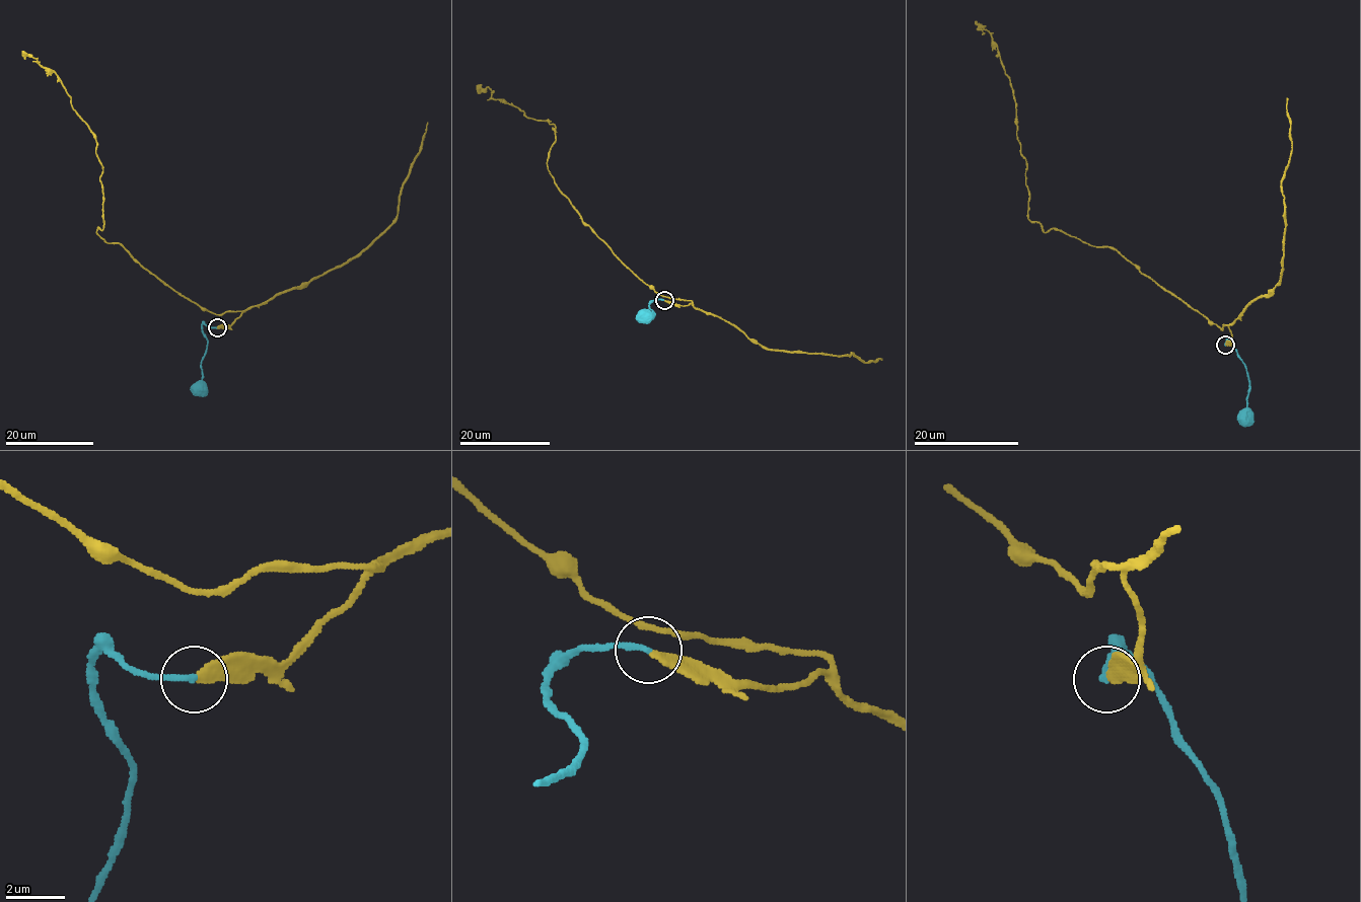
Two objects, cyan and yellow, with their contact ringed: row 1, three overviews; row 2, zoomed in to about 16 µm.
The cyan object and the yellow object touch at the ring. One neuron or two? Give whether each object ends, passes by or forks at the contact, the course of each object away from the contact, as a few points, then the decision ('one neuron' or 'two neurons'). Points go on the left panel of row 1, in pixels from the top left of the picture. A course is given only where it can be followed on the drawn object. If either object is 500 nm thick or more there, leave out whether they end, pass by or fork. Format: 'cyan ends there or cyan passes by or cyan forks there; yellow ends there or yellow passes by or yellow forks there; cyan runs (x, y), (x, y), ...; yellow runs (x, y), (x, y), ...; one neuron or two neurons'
cyan ends there; yellow ends there; cyan runs (216, 328), (202, 324), (207, 342), (201, 361), (202, 378), (197, 383), (195, 395); yellow runs (216, 328), (242, 311), (207, 311), (121, 244), (97, 234), (103, 222), (95, 135), (58, 77), (22, 51); one neuron

